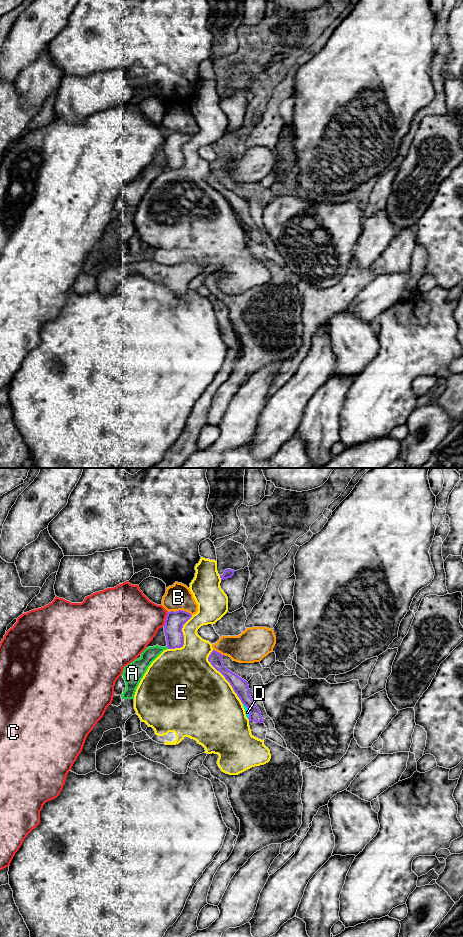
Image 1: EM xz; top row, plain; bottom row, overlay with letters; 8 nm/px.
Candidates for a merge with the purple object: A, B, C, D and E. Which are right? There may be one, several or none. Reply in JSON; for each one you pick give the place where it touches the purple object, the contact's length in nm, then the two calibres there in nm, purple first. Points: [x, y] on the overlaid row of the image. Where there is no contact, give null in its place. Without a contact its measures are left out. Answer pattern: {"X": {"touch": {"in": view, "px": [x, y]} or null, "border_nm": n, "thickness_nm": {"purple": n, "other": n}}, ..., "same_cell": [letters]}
{"same_cell": []}

